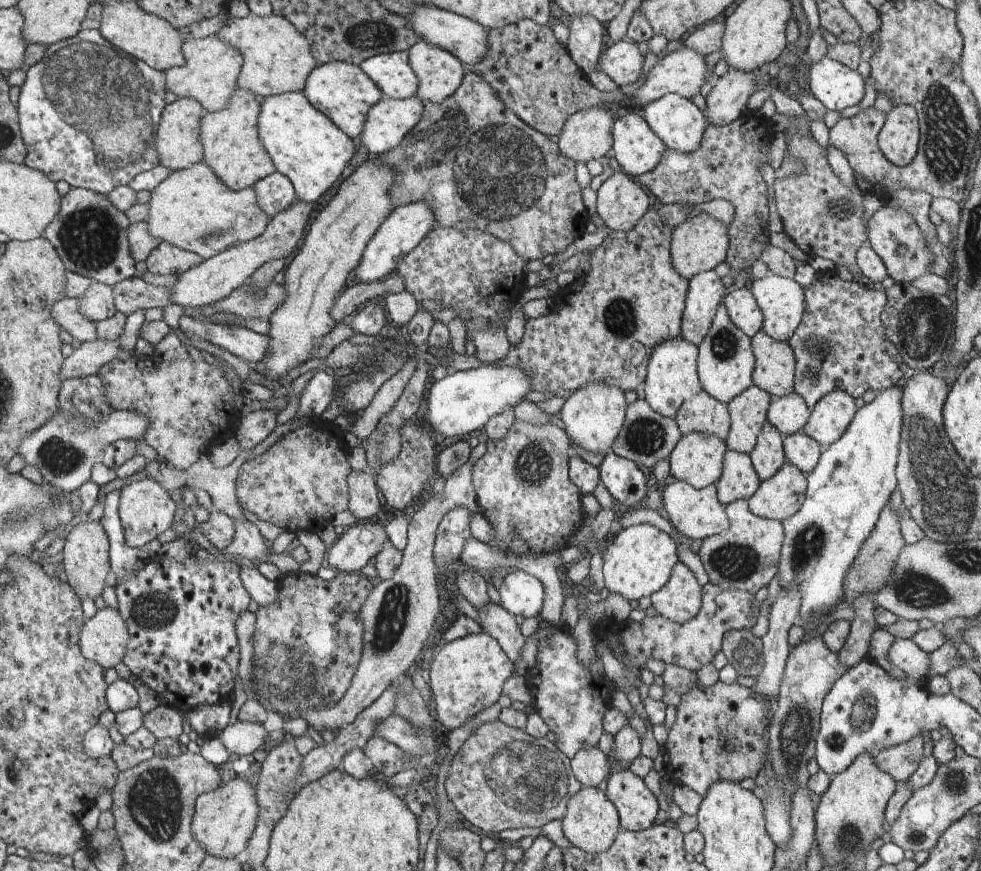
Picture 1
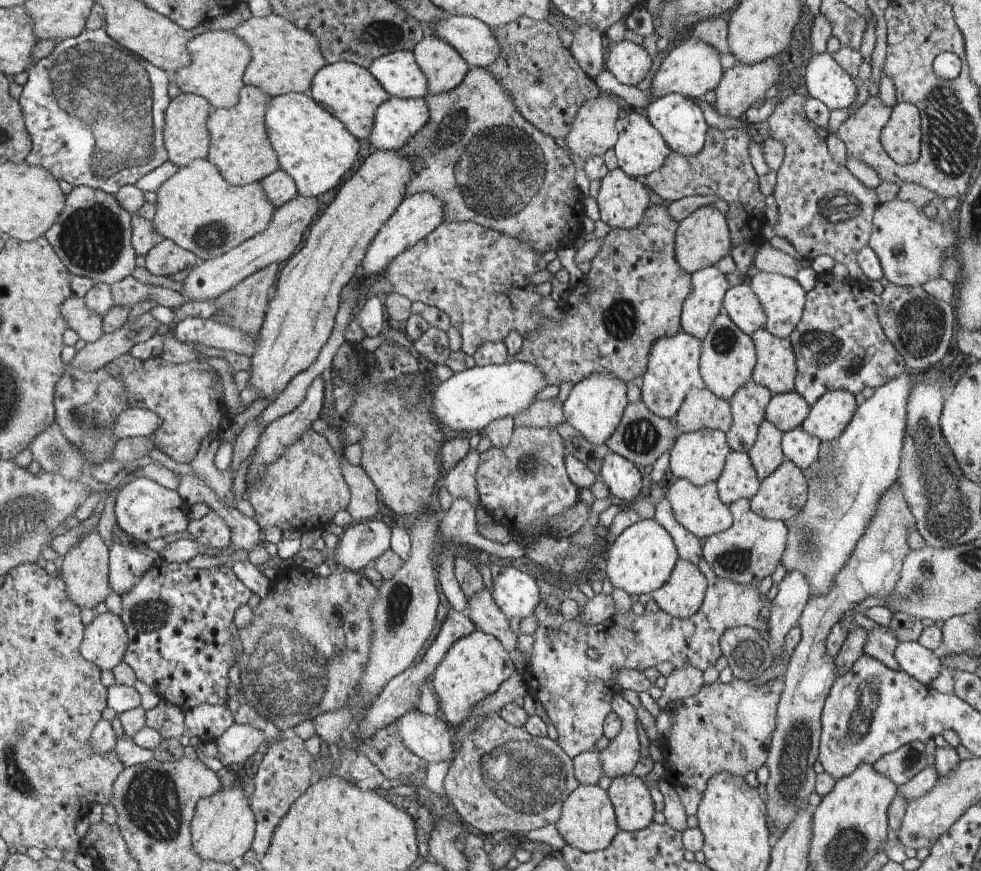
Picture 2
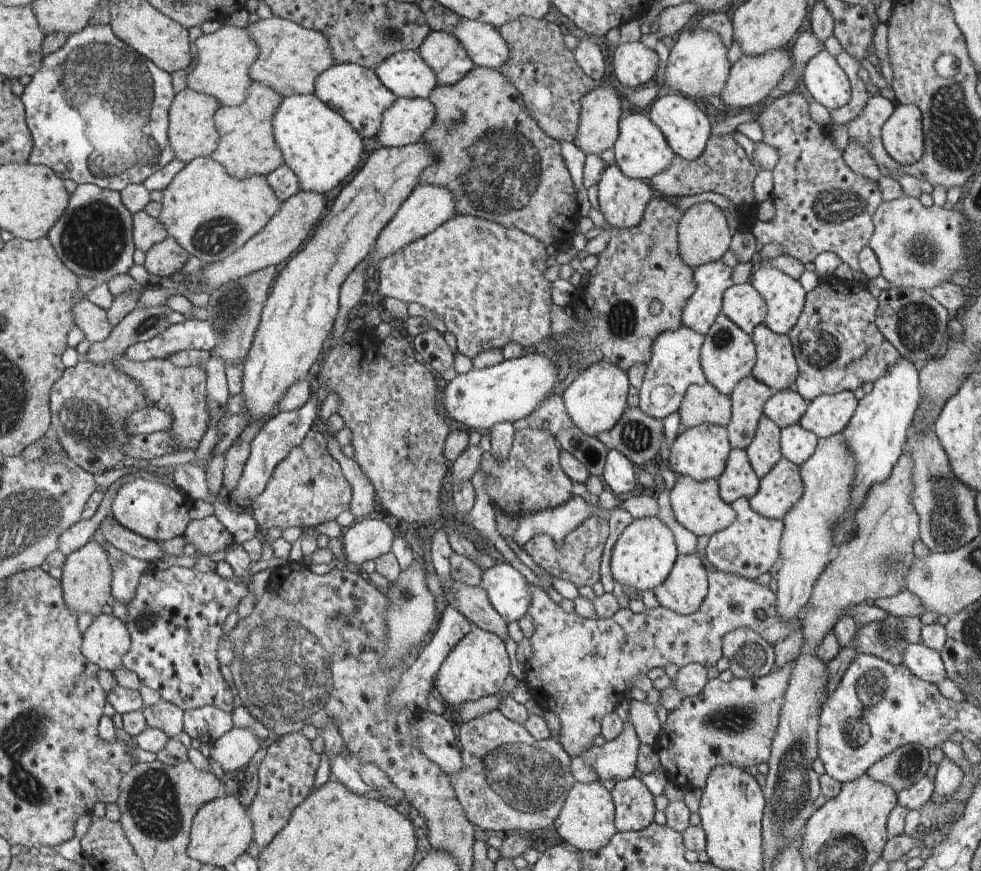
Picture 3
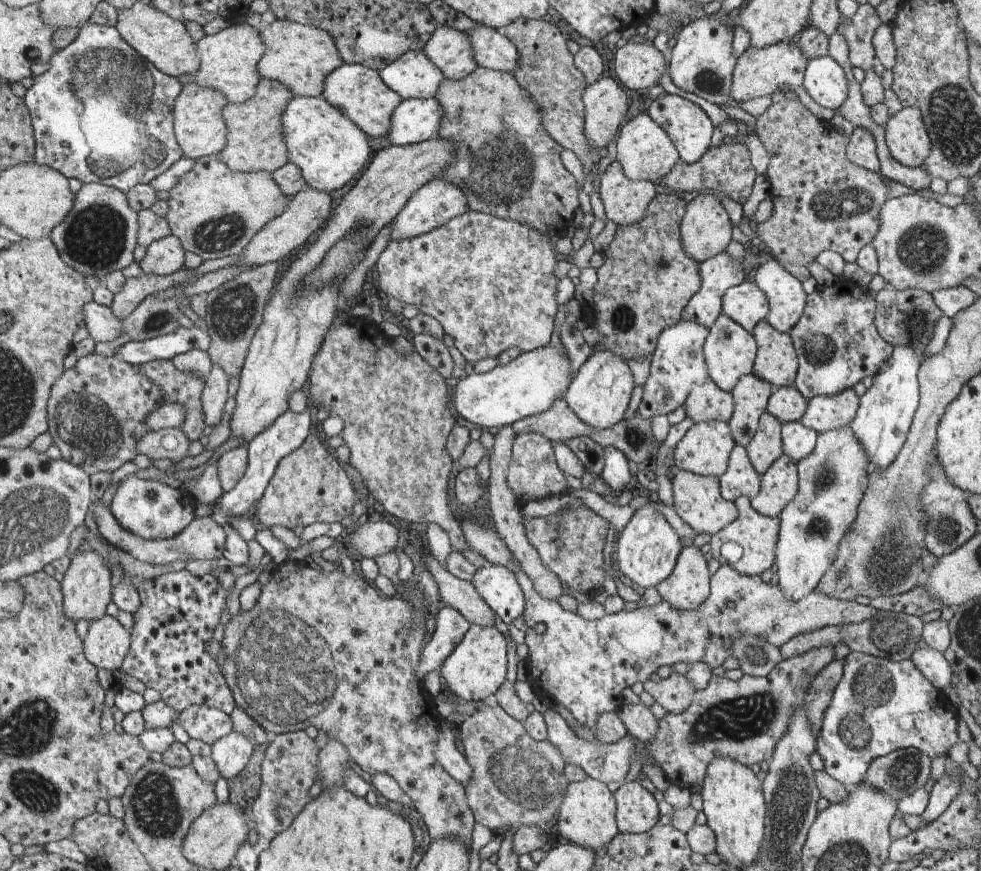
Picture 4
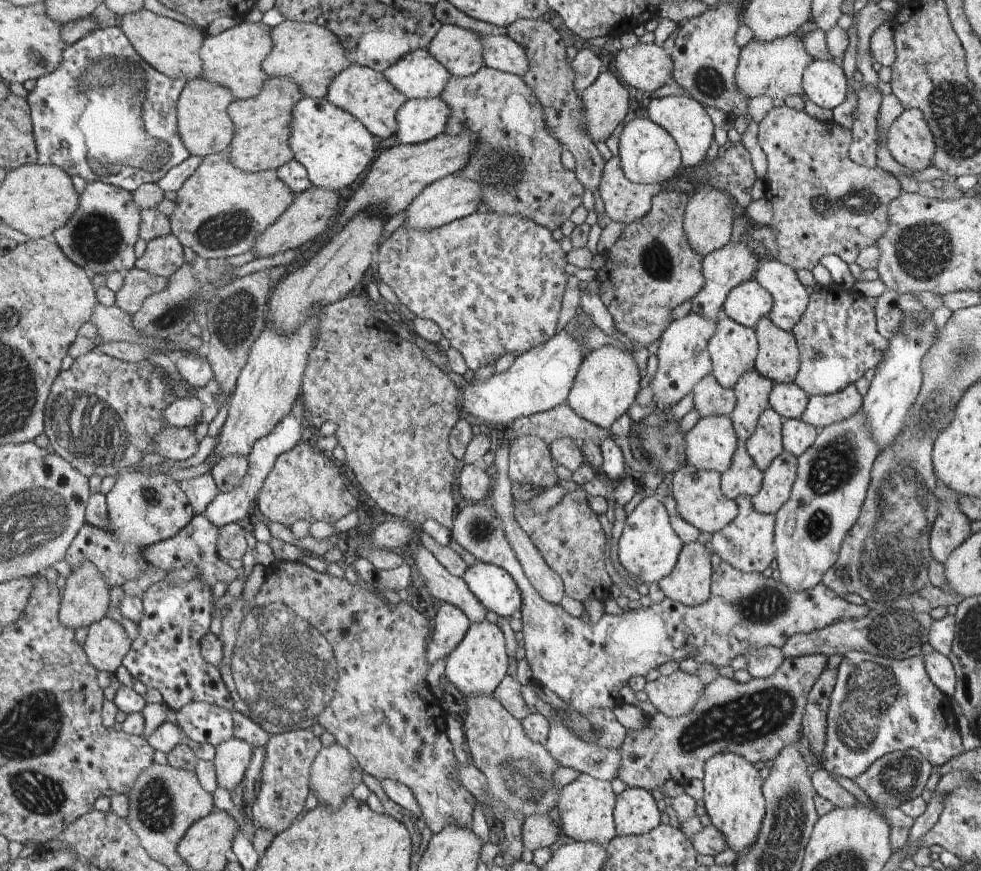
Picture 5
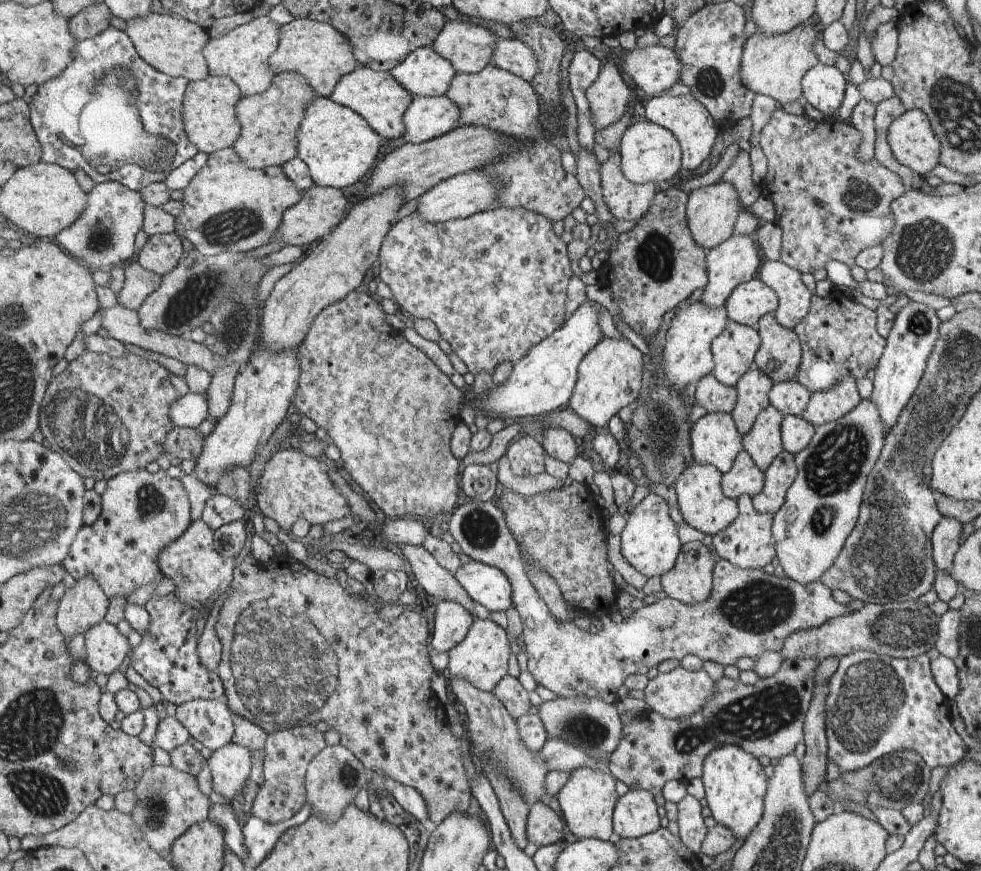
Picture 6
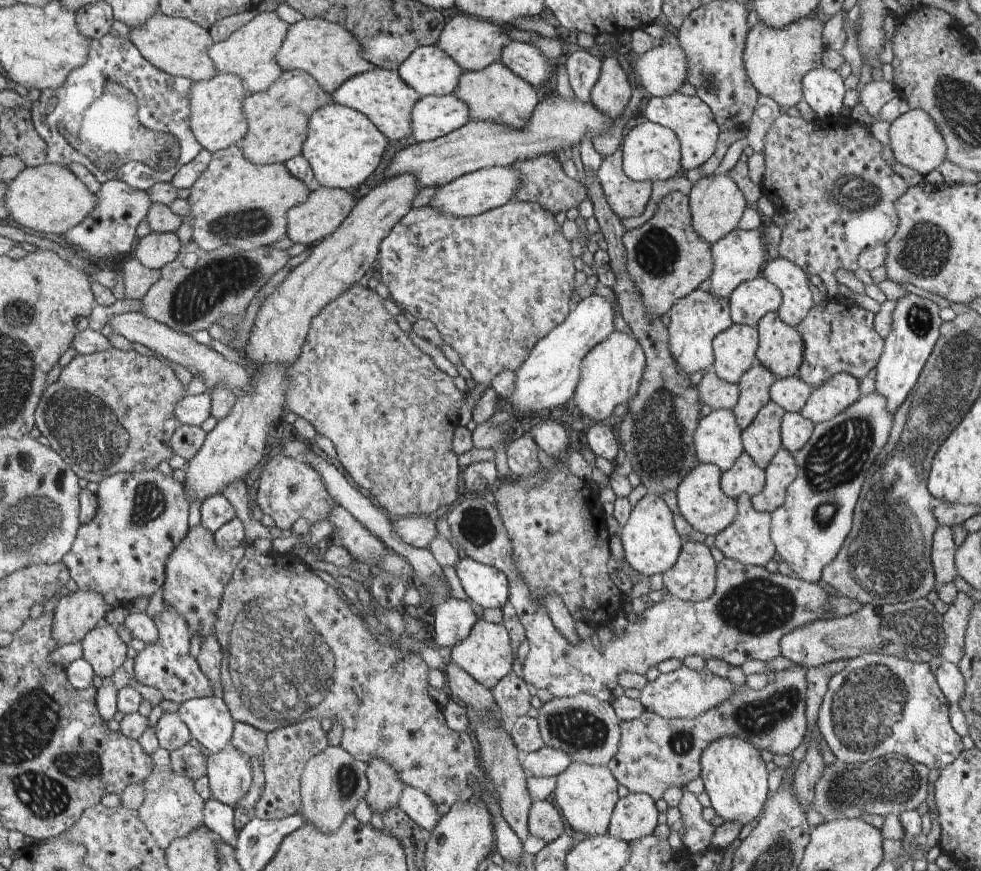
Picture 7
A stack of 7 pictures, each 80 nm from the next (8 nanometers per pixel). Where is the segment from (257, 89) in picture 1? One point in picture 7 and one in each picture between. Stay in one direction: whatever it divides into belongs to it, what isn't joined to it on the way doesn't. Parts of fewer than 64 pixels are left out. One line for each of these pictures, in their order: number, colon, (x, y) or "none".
2: (283, 58)
3: (291, 57)
4: (300, 56)
5: (310, 54)
6: (318, 51)
7: (331, 54)

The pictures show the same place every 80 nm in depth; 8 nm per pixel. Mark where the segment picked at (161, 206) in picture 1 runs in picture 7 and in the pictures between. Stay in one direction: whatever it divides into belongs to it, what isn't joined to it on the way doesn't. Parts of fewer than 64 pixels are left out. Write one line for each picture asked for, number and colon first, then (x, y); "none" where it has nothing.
2: (196, 208)
3: (211, 214)
4: (214, 212)
5: (220, 210)
6: (227, 206)
7: (234, 202)

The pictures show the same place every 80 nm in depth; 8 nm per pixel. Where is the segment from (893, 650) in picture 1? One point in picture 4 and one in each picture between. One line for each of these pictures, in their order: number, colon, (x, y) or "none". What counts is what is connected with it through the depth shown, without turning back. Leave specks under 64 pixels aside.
2: (923, 665)
3: (925, 663)
4: (932, 664)

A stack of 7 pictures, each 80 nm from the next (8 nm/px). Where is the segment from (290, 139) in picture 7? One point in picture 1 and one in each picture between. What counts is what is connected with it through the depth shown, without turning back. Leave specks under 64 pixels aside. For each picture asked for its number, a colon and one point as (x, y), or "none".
1: (231, 147)
2: (239, 147)
3: (246, 147)
4: (254, 142)
5: (262, 123)
6: (269, 121)

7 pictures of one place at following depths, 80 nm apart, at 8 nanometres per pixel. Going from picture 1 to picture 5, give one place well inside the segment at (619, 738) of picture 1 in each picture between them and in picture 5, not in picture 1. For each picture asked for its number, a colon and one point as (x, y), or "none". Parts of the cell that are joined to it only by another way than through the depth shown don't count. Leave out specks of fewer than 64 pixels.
2: (621, 753)
3: (614, 760)
4: (603, 762)
5: (568, 751)

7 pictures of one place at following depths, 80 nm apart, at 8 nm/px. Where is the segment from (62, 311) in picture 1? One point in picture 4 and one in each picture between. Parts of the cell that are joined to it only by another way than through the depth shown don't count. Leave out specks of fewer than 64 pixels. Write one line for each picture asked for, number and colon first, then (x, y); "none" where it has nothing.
2: (87, 324)
3: (92, 320)
4: (103, 325)

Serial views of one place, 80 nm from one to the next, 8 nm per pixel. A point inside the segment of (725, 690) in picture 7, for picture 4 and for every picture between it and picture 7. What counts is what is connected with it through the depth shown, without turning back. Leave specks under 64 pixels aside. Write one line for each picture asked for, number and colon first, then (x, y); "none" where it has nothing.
4: (674, 693)
5: (673, 695)
6: (678, 693)

